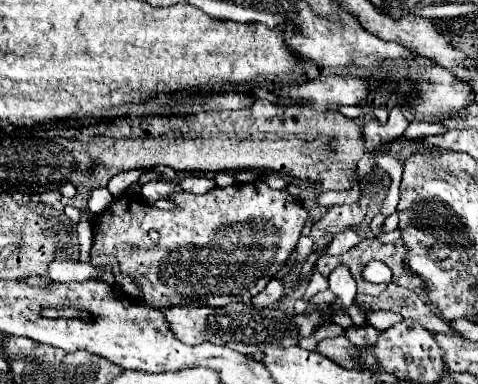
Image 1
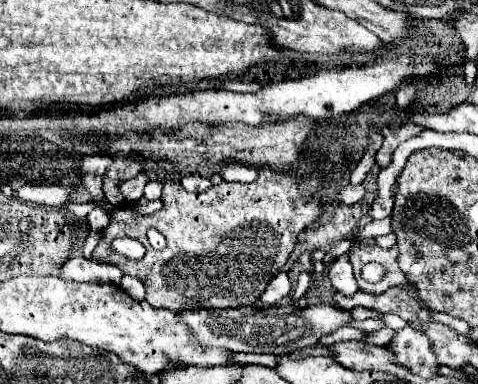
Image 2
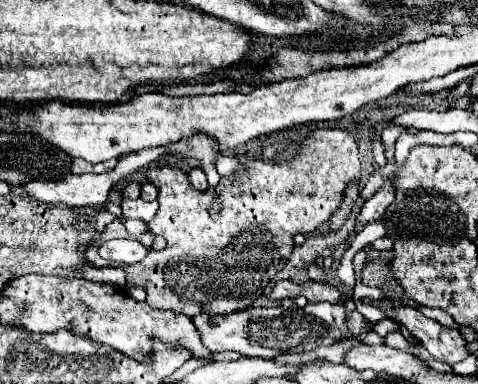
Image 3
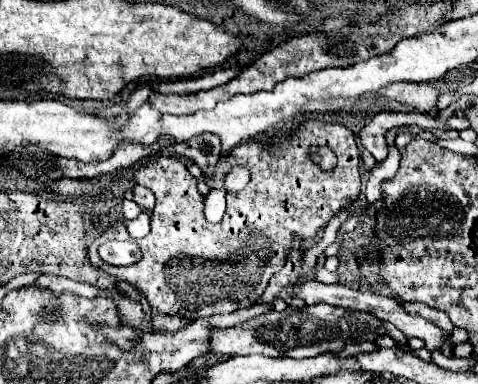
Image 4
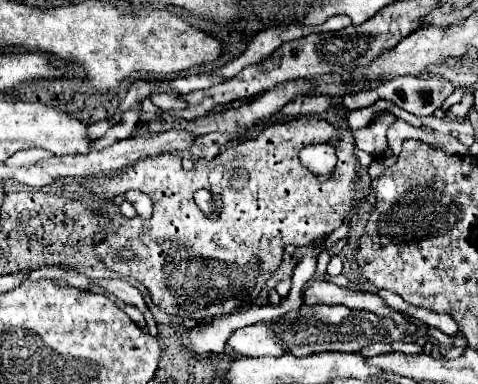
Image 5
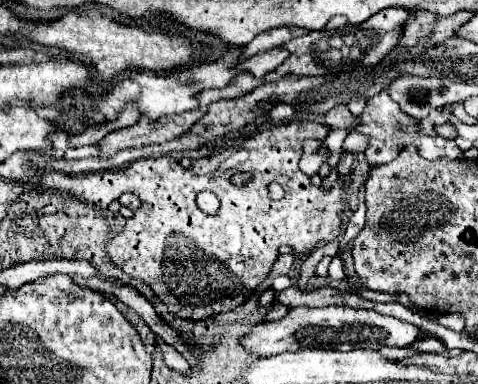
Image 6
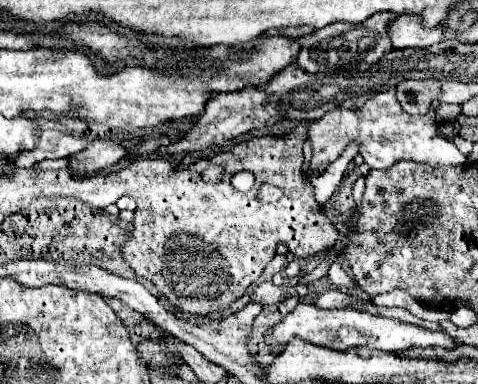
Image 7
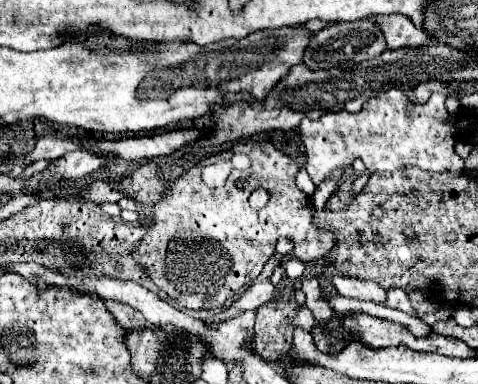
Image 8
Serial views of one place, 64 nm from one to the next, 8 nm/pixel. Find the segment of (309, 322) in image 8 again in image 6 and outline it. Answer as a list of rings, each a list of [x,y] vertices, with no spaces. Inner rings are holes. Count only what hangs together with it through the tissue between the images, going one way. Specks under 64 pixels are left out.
[[[296,306],[290,312],[276,320],[264,322],[252,328],[252,332],[242,338],[242,344],[254,356],[274,356],[286,350],[296,348],[338,348],[342,352],[350,352],[352,348],[382,348],[382,346],[410,346],[420,340],[422,330],[408,322],[396,320],[392,316],[382,316],[372,310],[354,310],[348,306],[328,306],[328,308],[310,308]]]

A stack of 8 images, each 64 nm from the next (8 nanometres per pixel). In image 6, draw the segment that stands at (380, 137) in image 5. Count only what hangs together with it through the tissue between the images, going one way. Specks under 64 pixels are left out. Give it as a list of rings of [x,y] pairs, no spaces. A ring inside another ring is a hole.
[[[350,132],[344,140],[344,146],[340,152],[350,152],[350,154],[358,154],[358,152],[364,152],[364,148],[368,146],[368,140],[364,140],[364,136],[360,136],[358,132]]]

